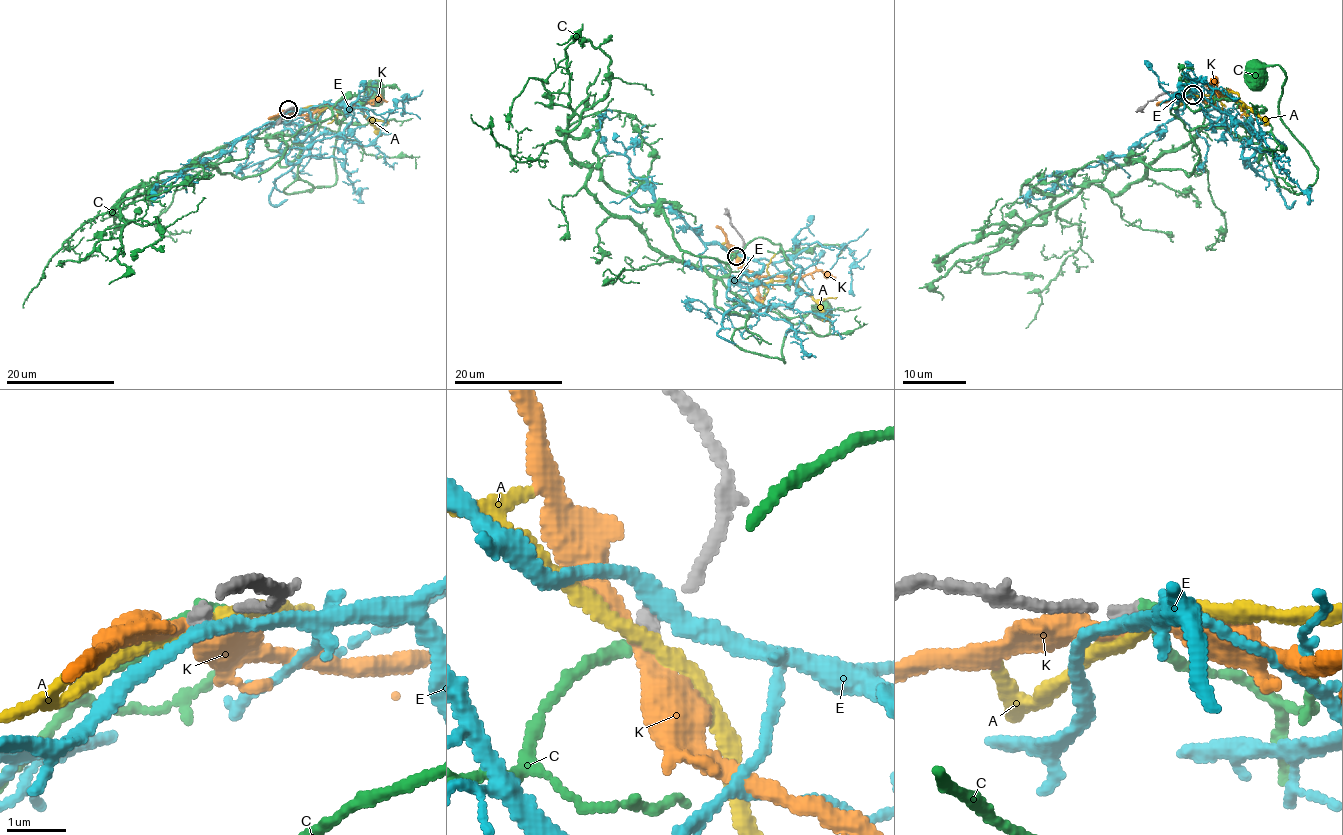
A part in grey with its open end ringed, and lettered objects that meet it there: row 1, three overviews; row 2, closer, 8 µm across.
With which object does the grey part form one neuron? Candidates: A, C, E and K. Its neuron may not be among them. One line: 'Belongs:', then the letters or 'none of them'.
Belongs: C

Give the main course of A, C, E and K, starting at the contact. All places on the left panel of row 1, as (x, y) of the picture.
A: (288, 110), (357, 108), (380, 136)
C: (288, 110), (257, 136), (292, 136), (300, 147), (285, 191), (330, 187), (341, 121), (376, 91)
E: (288, 110), (276, 121), (265, 122), (243, 135), (220, 156), (184, 170), (147, 194), (151, 198), (164, 194)
K: (288, 110), (304, 114), (329, 106), (353, 108), (380, 99), (387, 102)

